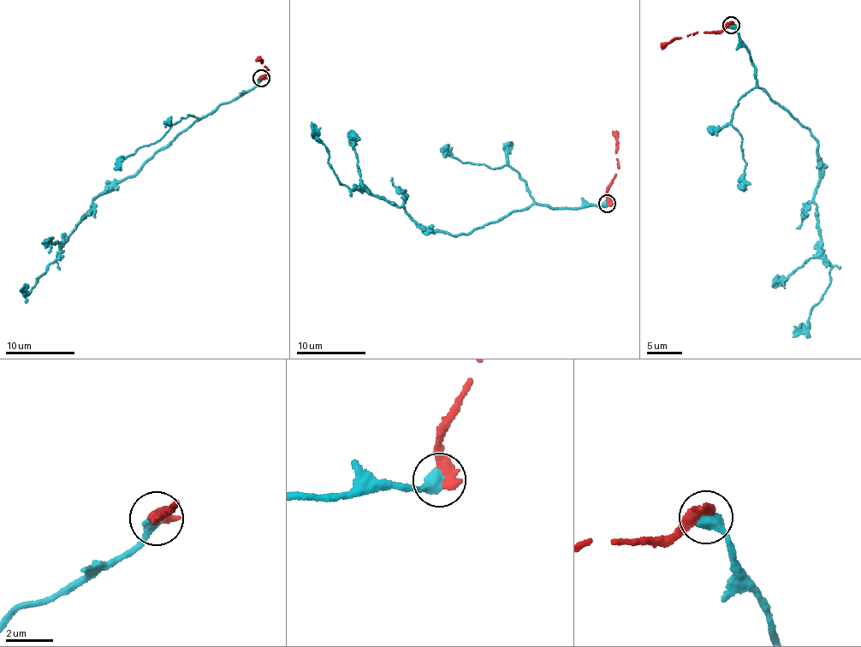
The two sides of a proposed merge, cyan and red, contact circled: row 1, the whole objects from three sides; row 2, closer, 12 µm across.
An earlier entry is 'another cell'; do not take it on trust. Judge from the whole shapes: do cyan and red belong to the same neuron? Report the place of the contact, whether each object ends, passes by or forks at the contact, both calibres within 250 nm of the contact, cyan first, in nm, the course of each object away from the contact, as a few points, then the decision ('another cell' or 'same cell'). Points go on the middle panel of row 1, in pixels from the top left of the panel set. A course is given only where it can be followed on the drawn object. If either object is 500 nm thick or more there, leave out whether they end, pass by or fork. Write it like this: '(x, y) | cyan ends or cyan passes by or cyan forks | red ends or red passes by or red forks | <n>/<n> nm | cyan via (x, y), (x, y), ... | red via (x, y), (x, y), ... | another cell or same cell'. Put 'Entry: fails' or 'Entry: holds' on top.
Entry: fails
(607, 203) | cyan ends | red ends | 480/480 nm | cyan via (606, 204), (579, 208), (529, 205), (456, 236), (435, 232), (424, 228), (402, 206), (341, 181), (311, 121) | red via (608, 204), (607, 192), (618, 169), (615, 134), (611, 130) | same cell

